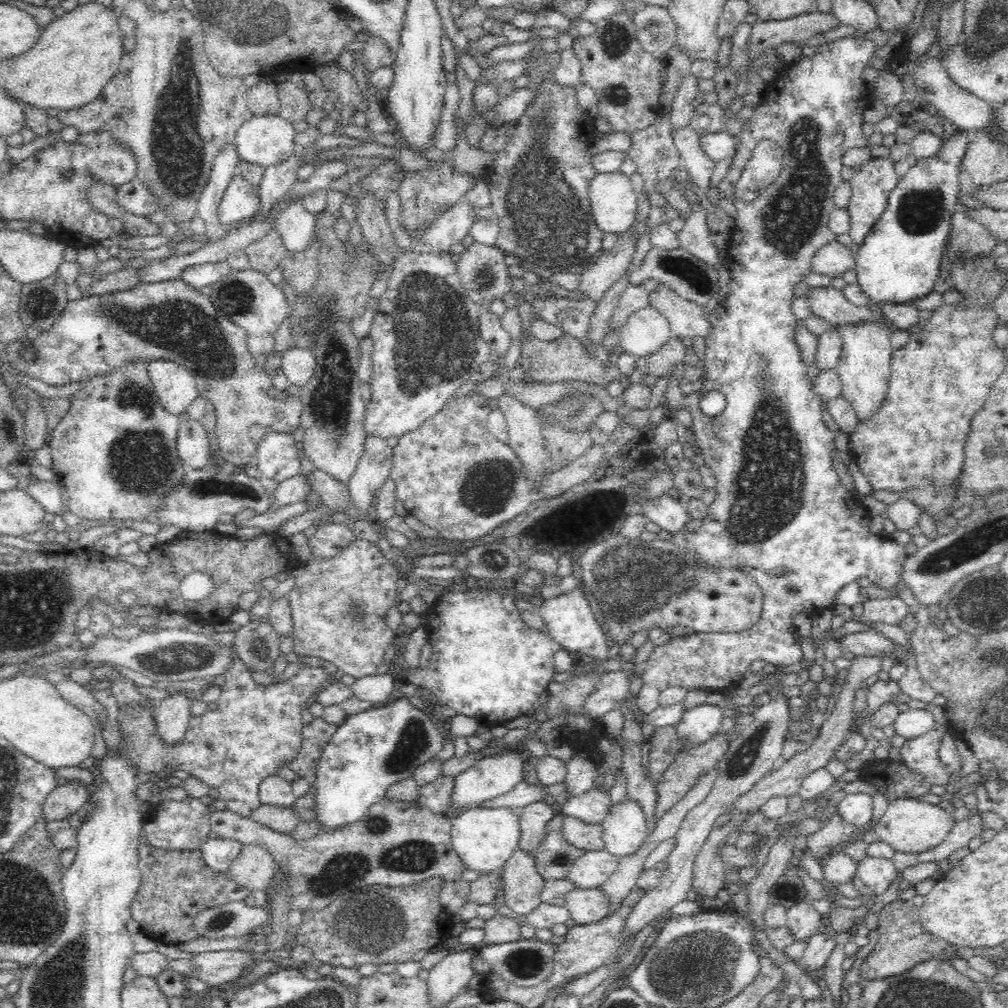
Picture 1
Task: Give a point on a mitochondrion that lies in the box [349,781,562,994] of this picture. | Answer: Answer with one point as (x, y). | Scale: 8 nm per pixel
(524, 962)

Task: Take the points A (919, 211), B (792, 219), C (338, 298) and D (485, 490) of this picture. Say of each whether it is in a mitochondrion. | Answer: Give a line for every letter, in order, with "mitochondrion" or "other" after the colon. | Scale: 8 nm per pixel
A: mitochondrion
B: mitochondrion
C: mitochondrion
D: mitochondrion

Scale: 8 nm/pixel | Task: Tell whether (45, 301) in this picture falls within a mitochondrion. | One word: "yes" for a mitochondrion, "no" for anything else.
yes

